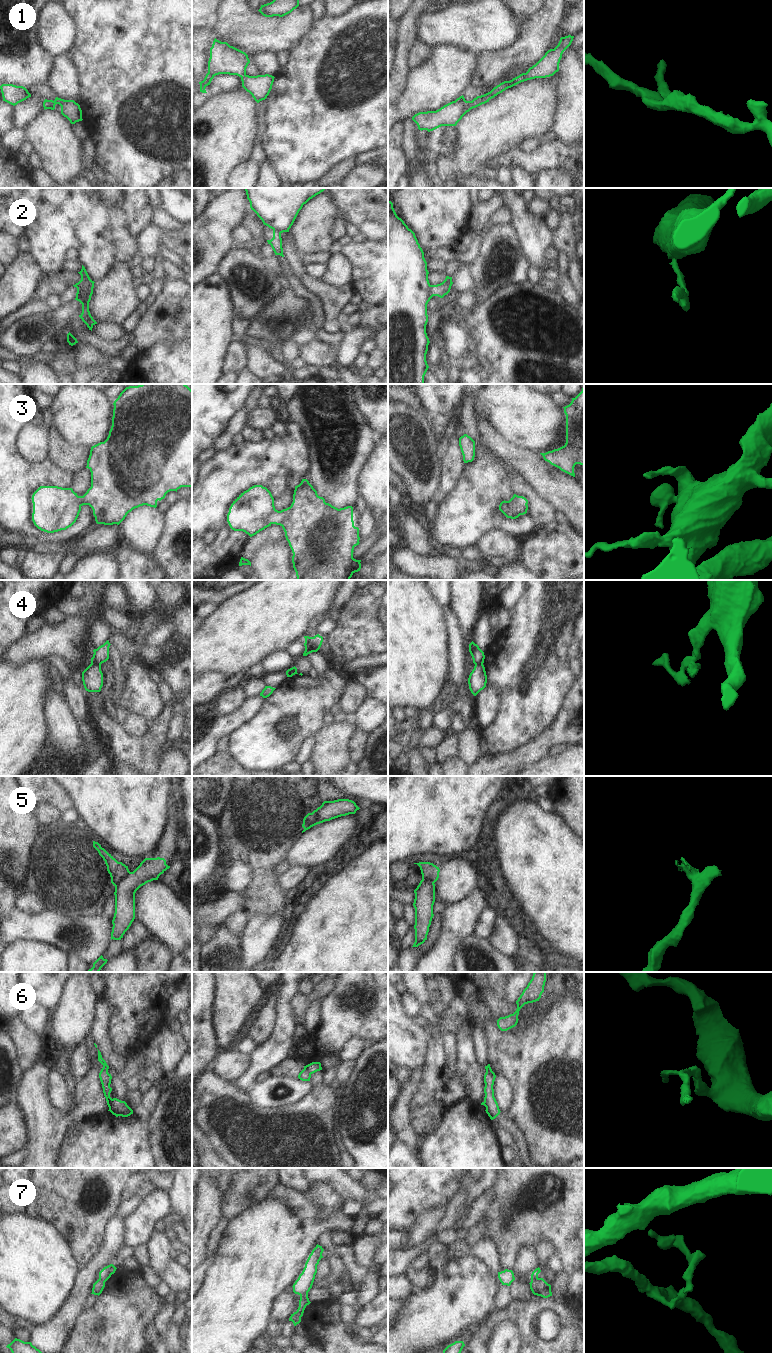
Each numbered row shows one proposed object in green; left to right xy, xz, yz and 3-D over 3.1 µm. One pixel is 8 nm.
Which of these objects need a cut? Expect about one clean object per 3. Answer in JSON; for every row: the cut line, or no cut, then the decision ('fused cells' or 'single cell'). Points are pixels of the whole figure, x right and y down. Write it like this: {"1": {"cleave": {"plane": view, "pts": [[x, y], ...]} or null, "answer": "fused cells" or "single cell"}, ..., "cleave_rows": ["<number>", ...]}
{"1": {"cleave": null, "answer": "single cell"}, "2": {"cleave": {"plane": "yz", "pts": [[429, 285], [429, 295], [431, 297]]}, "answer": "fused cells"}, "3": {"cleave": null, "answer": "single cell"}, "4": {"cleave": {"plane": "xy", "pts": [[91, 662], [100, 665]]}, "answer": "fused cells"}, "5": {"cleave": {"plane": "xy", "pts": [[130, 872], [118, 882], [115, 888]]}, "answer": "fused cells"}, "6": {"cleave": {"plane": "xy", "pts": [[112, 1099], [108, 1106]]}, "answer": "fused cells"}, "7": {"cleave": {"plane": "yz", "pts": [[537, 1277], [531, 1281]]}, "answer": "fused cells"}, "cleave_rows": ["2", "4", "5", "6", "7"]}

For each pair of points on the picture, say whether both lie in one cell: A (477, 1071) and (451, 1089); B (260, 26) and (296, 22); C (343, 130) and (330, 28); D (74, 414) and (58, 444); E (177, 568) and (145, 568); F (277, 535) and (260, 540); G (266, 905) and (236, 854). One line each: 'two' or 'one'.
A: two
B: one
C: one
D: two
E: two
F: one
G: one

